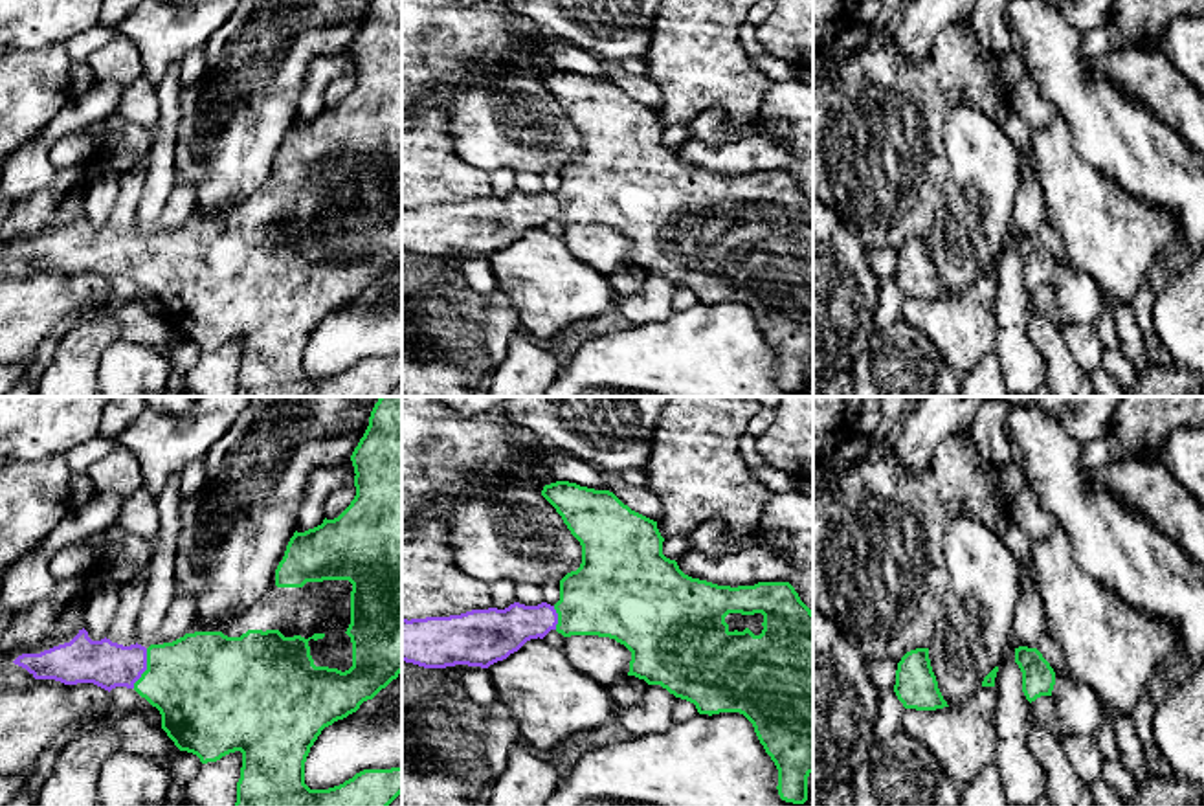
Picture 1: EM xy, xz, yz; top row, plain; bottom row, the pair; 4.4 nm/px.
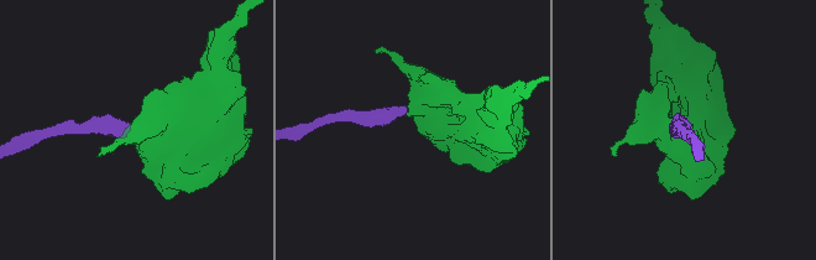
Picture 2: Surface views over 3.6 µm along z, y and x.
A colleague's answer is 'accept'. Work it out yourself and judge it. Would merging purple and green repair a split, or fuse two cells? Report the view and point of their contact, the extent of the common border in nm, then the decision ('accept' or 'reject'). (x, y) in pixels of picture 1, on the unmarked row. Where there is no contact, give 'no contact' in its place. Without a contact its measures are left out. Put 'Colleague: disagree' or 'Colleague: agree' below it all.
meets purple in xy at (145, 257); contact 190 nm long; accept
Colleague: agree

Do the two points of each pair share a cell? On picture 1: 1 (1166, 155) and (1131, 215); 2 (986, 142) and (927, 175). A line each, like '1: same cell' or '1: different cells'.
1: different cells
2: different cells

